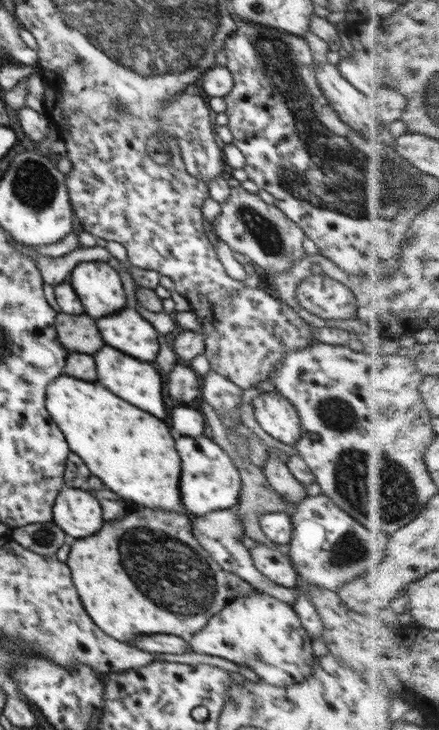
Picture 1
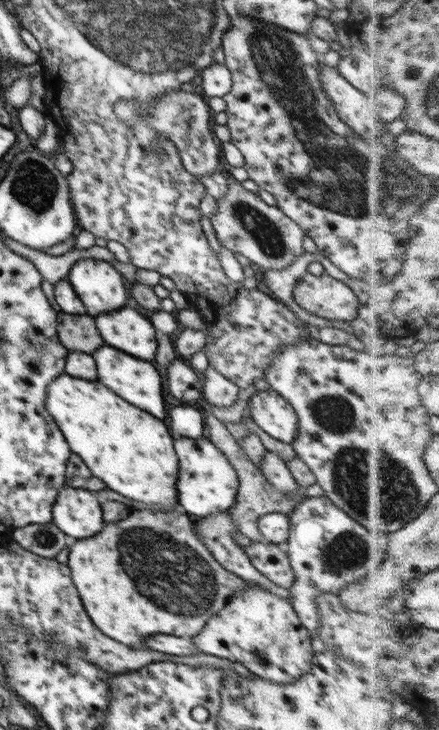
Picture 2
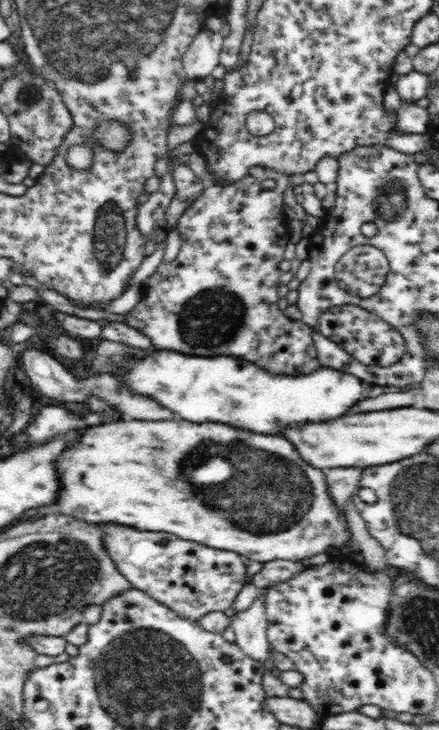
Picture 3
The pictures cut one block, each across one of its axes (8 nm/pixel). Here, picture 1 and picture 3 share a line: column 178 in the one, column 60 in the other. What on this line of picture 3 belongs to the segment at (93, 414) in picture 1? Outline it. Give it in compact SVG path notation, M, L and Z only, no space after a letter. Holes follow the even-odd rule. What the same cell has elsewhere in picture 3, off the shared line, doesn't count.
M179 417L168 419L166 422L146 422L146 420L112 422L112 424L102 424L102 426L88 428L86 432L82 432L82 440L74 448L66 450L60 456L58 472L60 472L62 490L58 494L60 496L58 498L58 508L66 516L74 516L74 518L96 522L96 524L100 524L100 522L118 522L118 524L132 526L132 528L138 528L138 530L148 530L148 532L170 532L170 534L176 534L184 540L200 542L201 545L204 544L204 546L213 549L237 552L256 562L264 563L271 560L300 562L304 558L312 558L315 554L328 554L333 559L334 555L344 555L341 554L340 548L344 544L348 544L353 538L349 526L338 515L338 509L336 509L336 505L334 505L334 501L328 493L328 485L326 485L322 470L316 467L312 468L310 464L306 464L302 460L302 456L296 452L296 448L292 446L292 442L288 442L286 438L280 438L280 436L276 438L276 436L264 436L264 434L256 434L256 432L248 432L248 430L238 430L238 428L232 428L232 426L226 426L226 424L220 424L220 422L202 424L202 422L190 422ZM232 510L240 510L242 514L232 520Z

